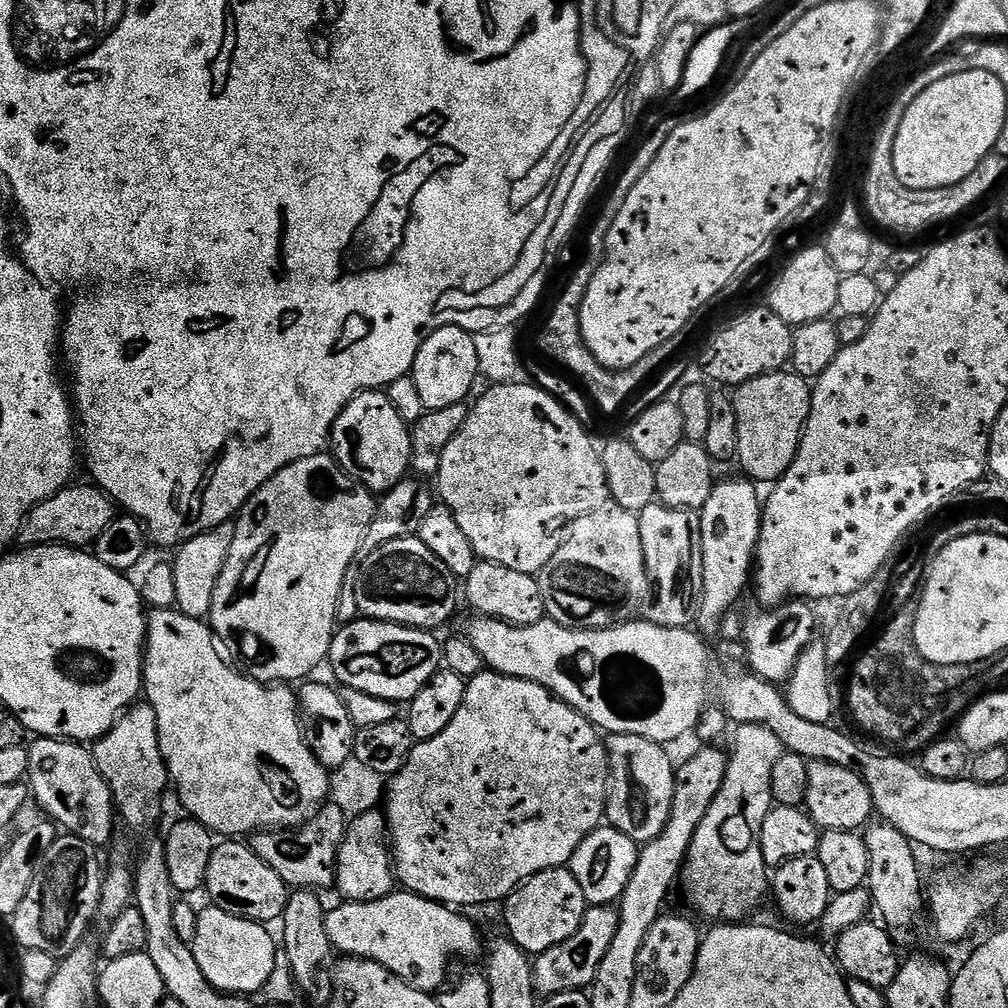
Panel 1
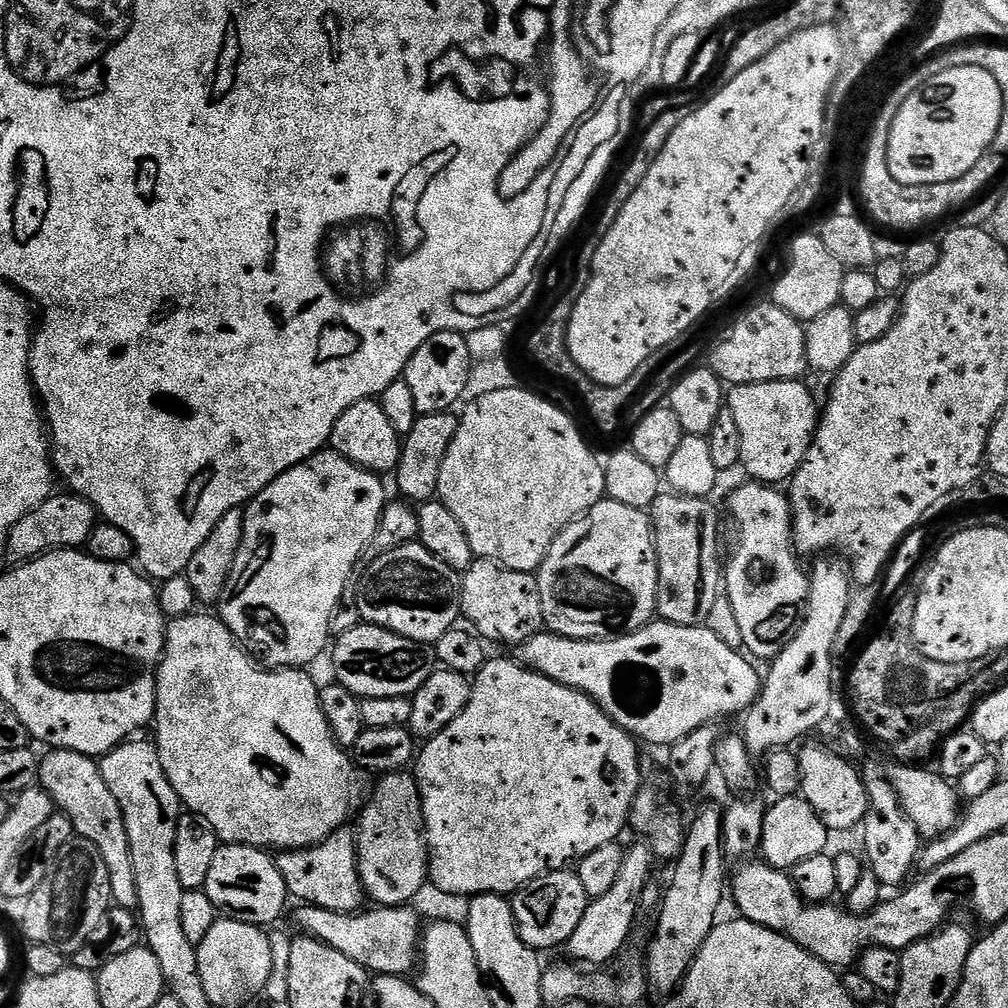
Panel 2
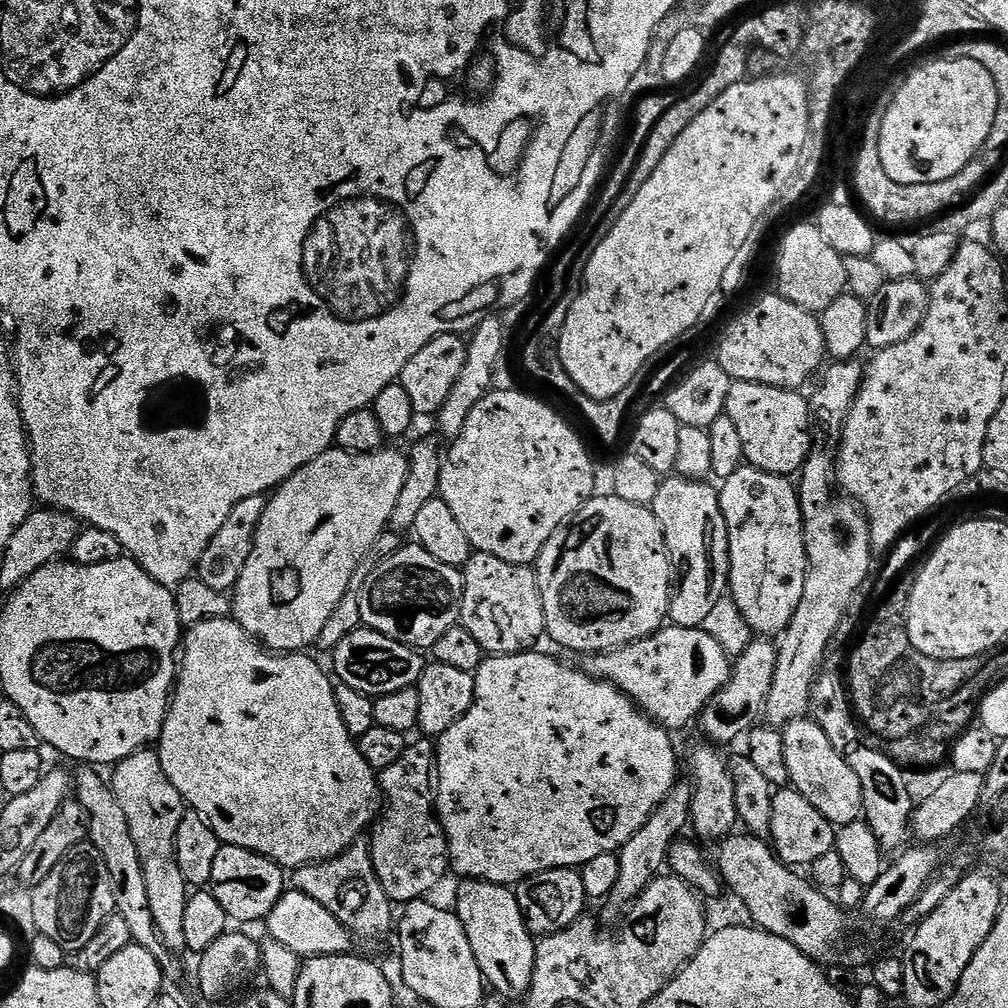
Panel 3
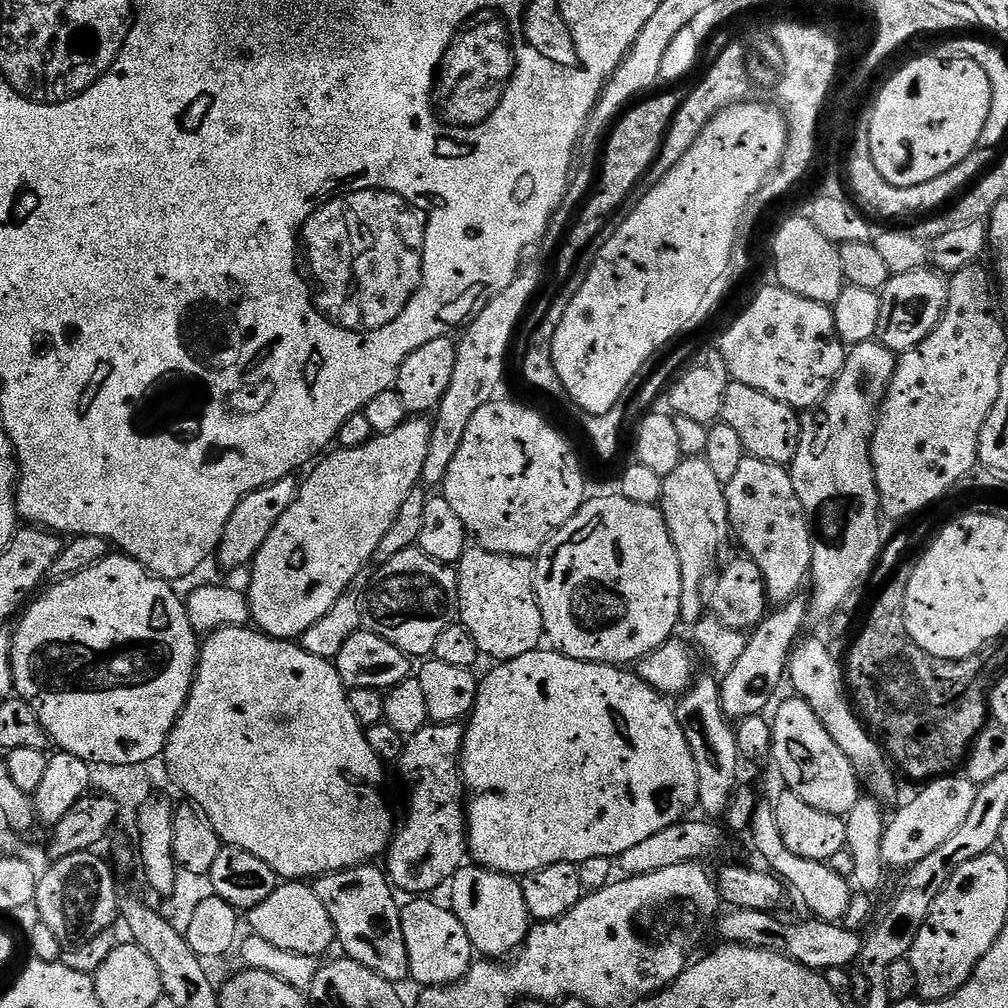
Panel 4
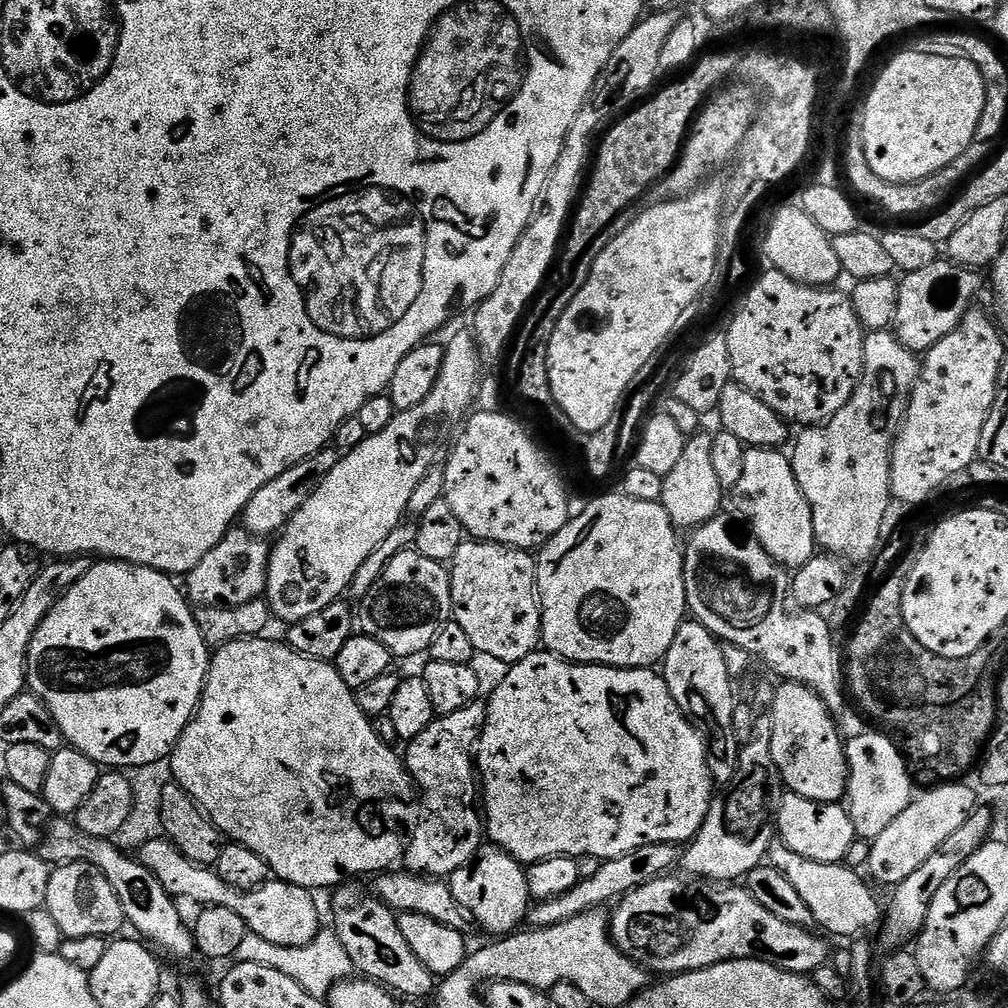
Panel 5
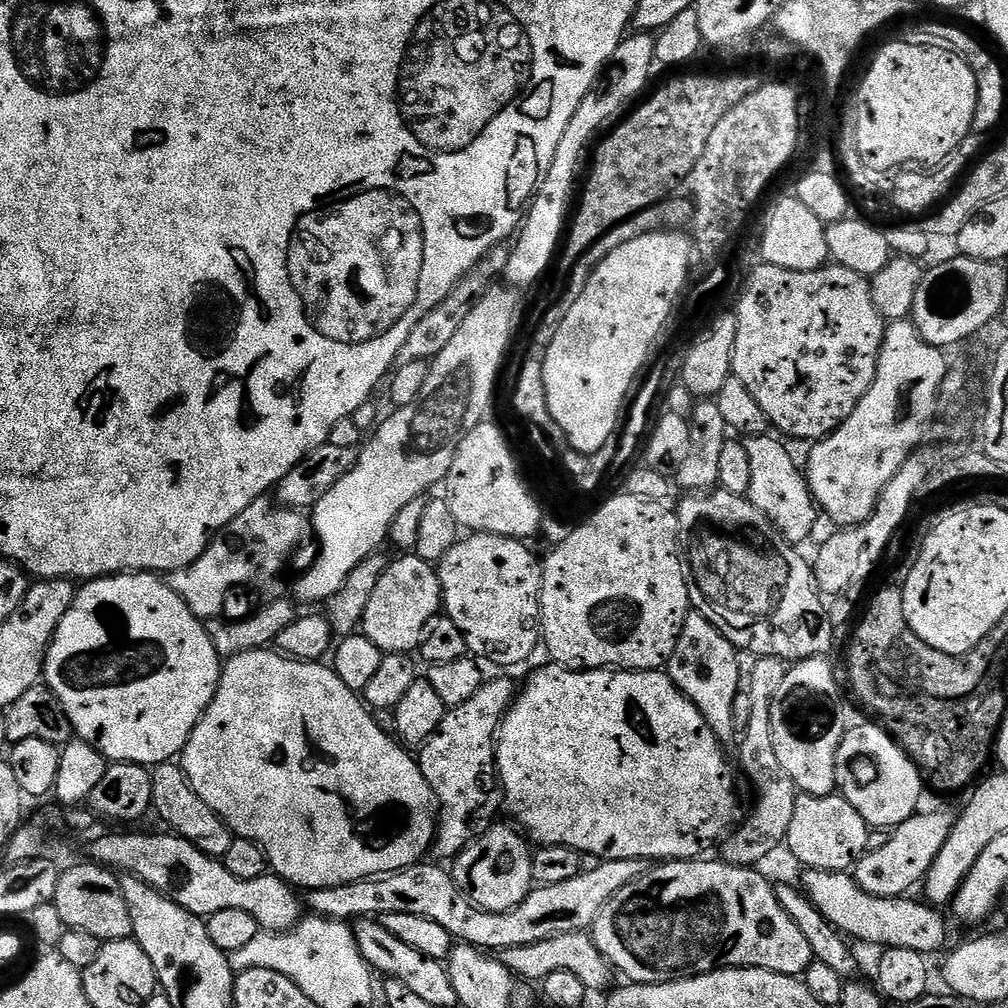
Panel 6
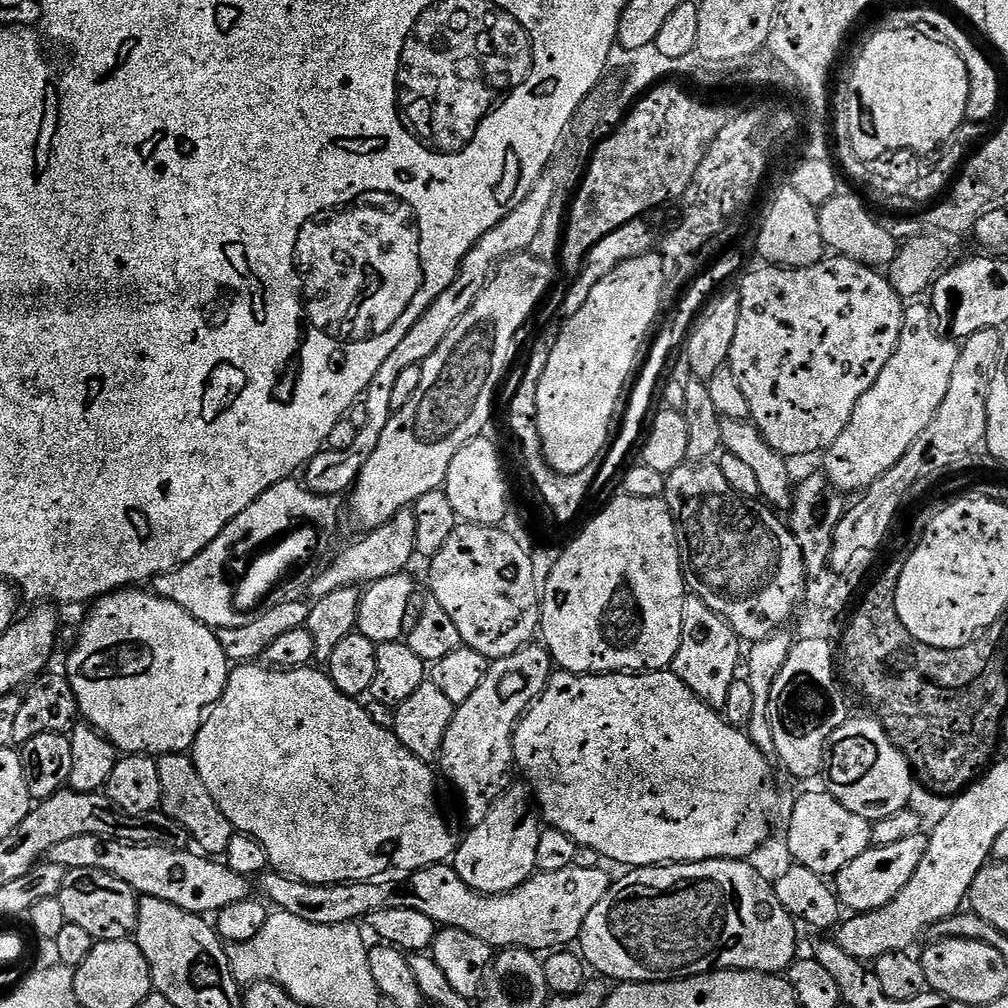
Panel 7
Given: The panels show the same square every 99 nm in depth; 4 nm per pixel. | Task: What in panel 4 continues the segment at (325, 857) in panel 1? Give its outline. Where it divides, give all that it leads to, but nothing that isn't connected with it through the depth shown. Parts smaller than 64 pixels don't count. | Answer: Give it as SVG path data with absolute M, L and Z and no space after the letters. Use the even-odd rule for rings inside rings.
M371 863L359 864L357 868L347 868L341 872L328 872L315 881L318 902L326 906L330 922L336 931L339 947L344 947L343 955L374 970L382 978L393 982L408 980L408 955L406 938L402 938L401 905L396 904L397 893L387 875Z

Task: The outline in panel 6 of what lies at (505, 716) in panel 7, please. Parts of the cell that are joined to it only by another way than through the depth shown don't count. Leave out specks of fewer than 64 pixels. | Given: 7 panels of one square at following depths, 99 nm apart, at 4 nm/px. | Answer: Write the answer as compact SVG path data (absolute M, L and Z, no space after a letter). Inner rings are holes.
M489 679L478 690L478 694L470 698L470 702L462 702L462 706L447 709L438 730L434 730L432 737L419 749L420 769L426 782L430 782L438 801L438 827L434 852L440 856L459 856L480 833L492 827L499 817L496 815L500 812L500 804L502 808L502 785L496 770L496 737L517 691L518 684L512 680Z

